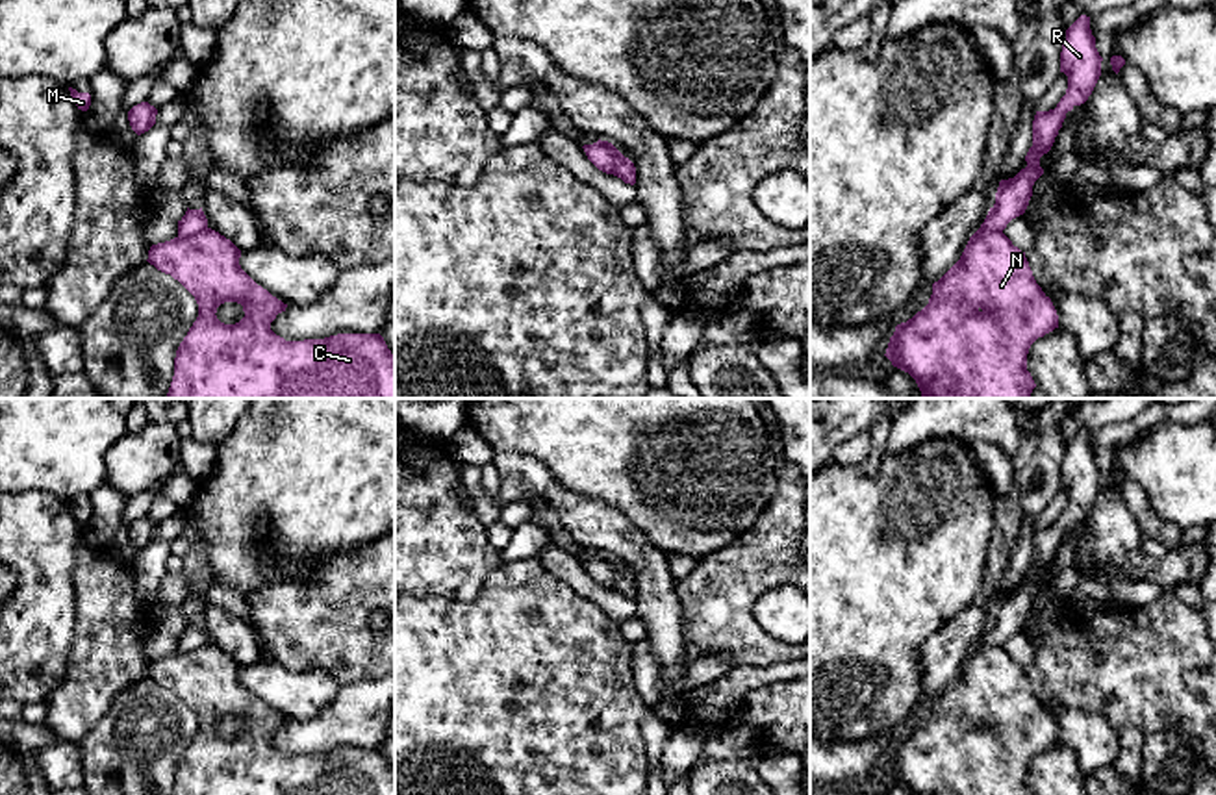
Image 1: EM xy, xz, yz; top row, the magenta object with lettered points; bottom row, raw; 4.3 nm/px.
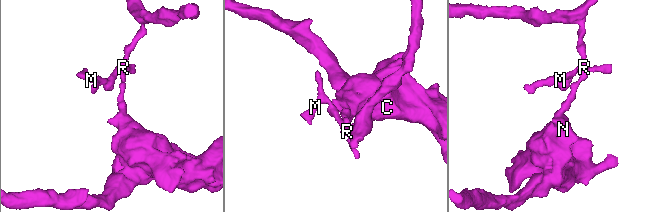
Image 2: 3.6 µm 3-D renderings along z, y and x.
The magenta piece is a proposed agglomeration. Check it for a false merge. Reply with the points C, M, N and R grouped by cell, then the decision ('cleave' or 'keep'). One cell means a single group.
C N / M R; cleave

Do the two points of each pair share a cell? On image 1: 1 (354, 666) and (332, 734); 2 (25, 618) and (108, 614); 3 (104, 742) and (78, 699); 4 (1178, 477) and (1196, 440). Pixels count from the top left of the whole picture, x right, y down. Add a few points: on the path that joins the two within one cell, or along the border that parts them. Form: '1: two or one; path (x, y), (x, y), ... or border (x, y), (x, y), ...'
1: two; border (375, 677), (342, 686)
2: two; border (75, 573), (75, 640), (67, 658)
3: two; border (121, 692), (78, 744)
4: one; path (1187, 467), (1196, 458), (1196, 449)

